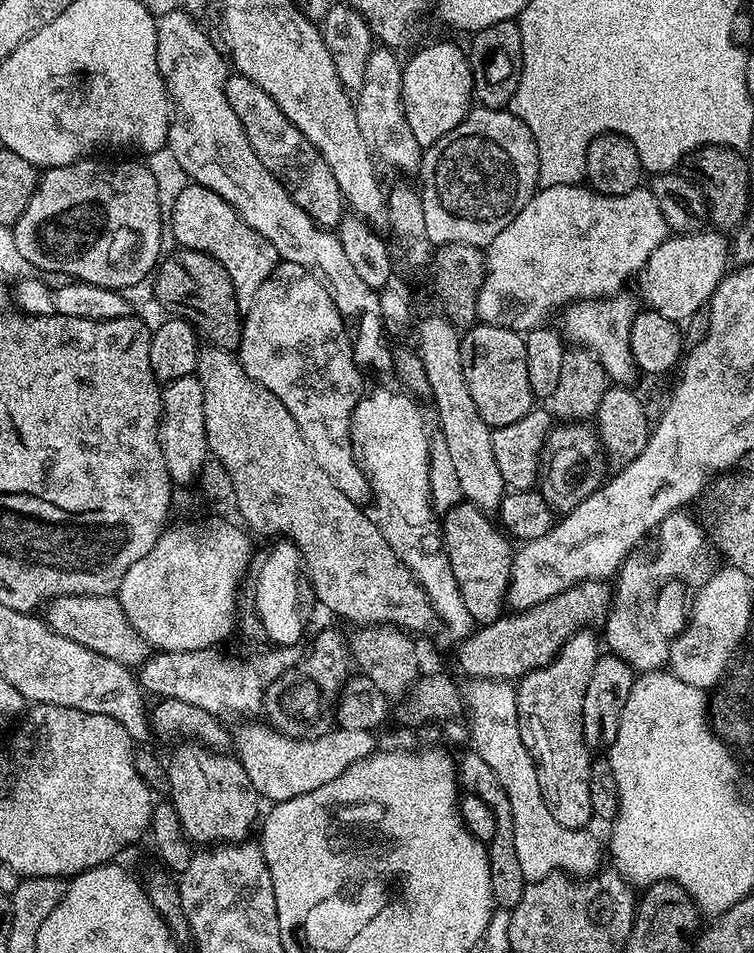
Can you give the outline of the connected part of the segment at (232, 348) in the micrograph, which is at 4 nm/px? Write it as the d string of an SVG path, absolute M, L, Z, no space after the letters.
M180 248L163 257L158 276L159 272L160 281L156 280L154 284L155 299L176 308L172 310L189 320L211 347L235 353L240 347L242 309L234 294L234 282L230 282L230 274L226 274L224 267L204 252Z

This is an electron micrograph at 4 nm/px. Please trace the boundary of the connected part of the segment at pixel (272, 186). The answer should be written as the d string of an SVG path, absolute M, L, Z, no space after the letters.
M177 10L177 12L166 13L164 17L161 15L156 22L156 61L164 79L164 87L168 90L171 107L174 109L174 115L168 126L166 147L174 152L174 156L178 158L179 165L185 170L191 183L201 184L214 190L214 194L222 197L244 219L246 226L258 230L258 234L262 234L262 238L266 238L270 246L274 246L283 263L297 264L310 270L310 274L314 274L314 278L322 282L326 294L330 294L334 306L338 306L341 314L349 321L356 320L356 328L354 324L350 335L352 352L361 369L369 373L370 371L391 373L394 368L394 355L392 356L391 350L388 349L390 337L383 324L379 291L366 286L365 280L354 271L346 250L342 250L339 235L316 224L314 218L310 218L310 214L306 214L306 210L302 210L302 206L294 202L294 198L286 191L282 181L264 165L262 158L254 154L254 146L250 146L250 138L246 138L246 130L238 114L234 114L234 106L230 106L224 93L230 75L229 61L225 59L222 52L220 57L215 42L196 25L196 20L197 17L193 13Z

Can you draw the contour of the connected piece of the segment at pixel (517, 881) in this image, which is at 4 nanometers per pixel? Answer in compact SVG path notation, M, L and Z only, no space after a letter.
M468 750L464 757L459 757L458 775L463 791L467 795L482 798L482 802L486 802L486 806L490 806L490 810L494 810L494 836L486 846L490 862L492 898L496 908L511 910L514 906L518 906L518 902L522 902L526 881L514 846L514 814L510 810L510 798L506 798L506 790L502 790L502 782L498 782L494 770L490 770L490 766L486 766L486 762L482 762L482 758L475 750Z

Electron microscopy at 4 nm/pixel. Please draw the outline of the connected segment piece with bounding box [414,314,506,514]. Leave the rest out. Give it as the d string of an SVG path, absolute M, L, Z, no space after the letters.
M443 314L428 316L420 322L414 332L414 336L420 339L418 355L426 370L428 392L436 403L436 416L440 419L438 429L445 435L447 448L455 463L461 494L475 508L489 514L495 513L504 497L506 485L498 471L498 462L494 460L492 429L482 414L478 414L478 406L474 406L474 398L470 398L470 386L466 386L466 374L462 374L461 333Z

